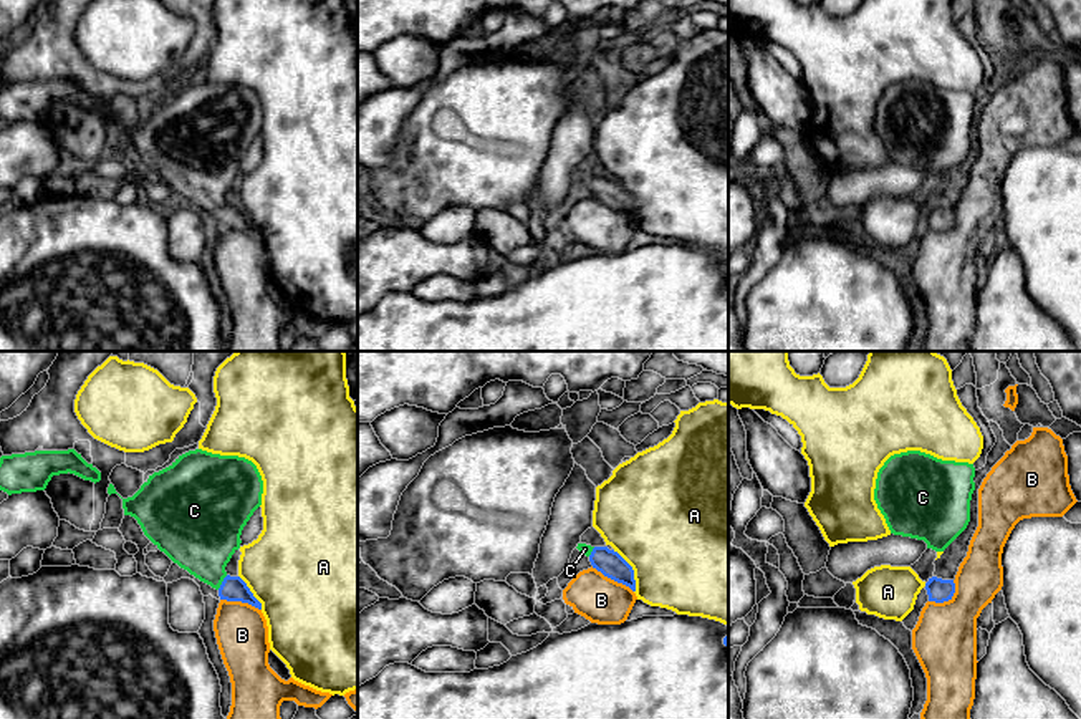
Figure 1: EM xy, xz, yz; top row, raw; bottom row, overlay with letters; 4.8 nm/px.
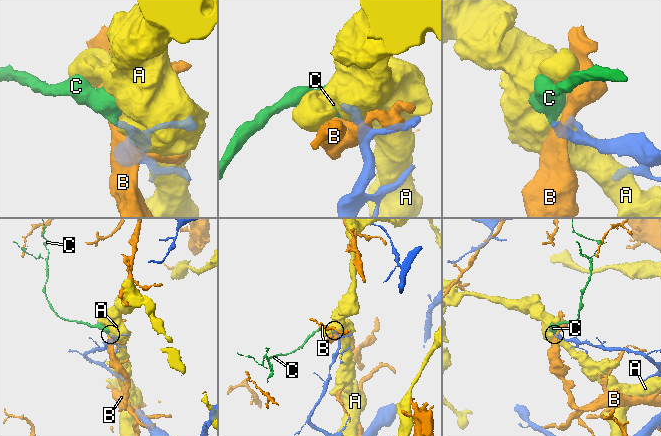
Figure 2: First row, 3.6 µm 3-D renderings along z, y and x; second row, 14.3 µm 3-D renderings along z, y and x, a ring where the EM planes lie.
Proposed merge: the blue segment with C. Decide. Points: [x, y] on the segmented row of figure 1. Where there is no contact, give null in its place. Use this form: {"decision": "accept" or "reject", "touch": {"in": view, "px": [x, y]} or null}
{"decision": "accept", "touch": {"in": "xy", "px": [222, 582]}}

